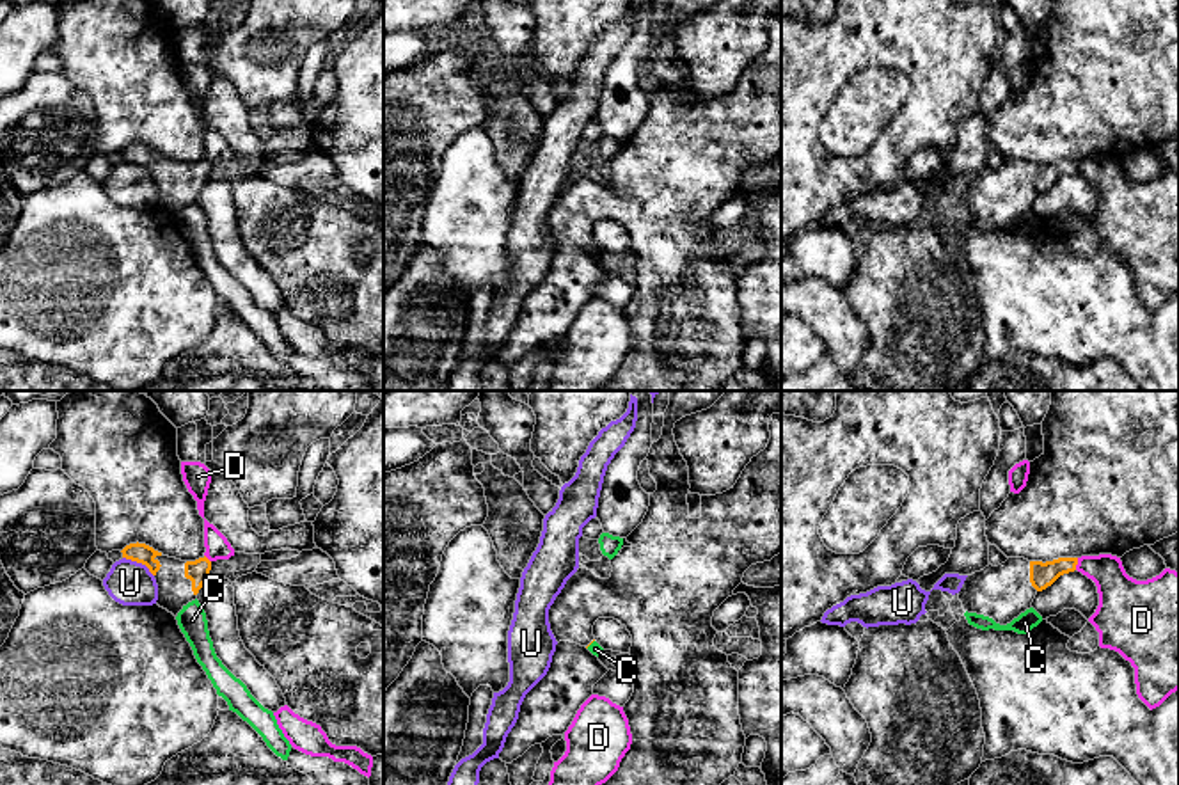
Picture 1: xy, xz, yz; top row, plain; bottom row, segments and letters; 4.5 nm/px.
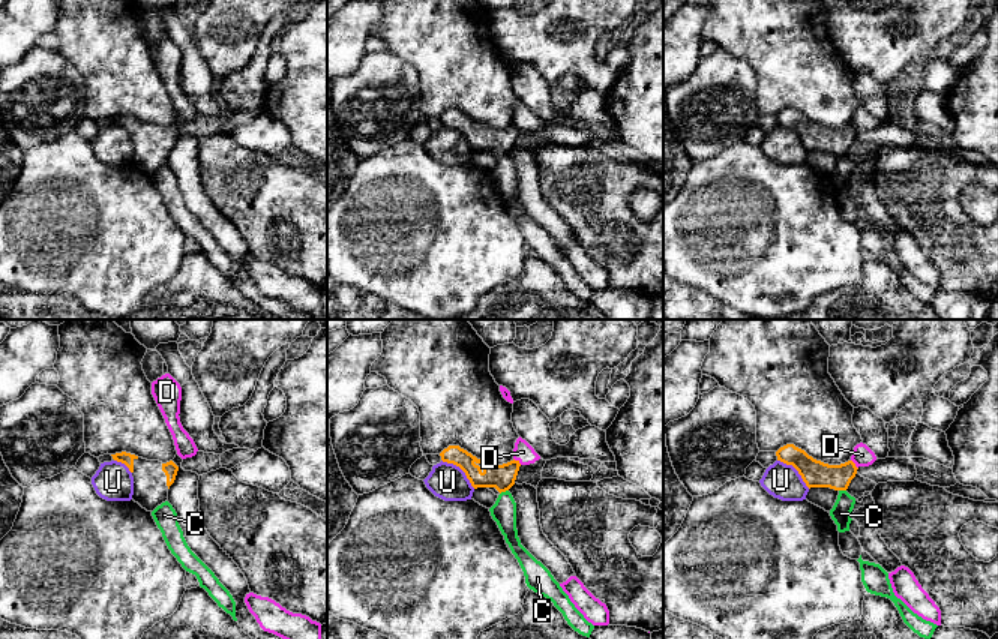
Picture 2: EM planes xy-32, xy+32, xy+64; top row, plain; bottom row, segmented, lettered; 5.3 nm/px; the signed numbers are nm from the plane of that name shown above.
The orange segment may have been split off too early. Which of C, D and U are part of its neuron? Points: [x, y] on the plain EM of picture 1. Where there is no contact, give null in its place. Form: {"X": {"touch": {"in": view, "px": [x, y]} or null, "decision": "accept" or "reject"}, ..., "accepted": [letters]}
{"C": {"touch": {"in": "xz", "px": [590, 245]}, "decision": "reject"}, "D": {"touch": {"in": "yz", "px": [1076, 166]}, "decision": "reject"}, "U": {"touch": {"in": "xy", "px": [139, 164]}, "decision": "reject"}, "accepted": []}

